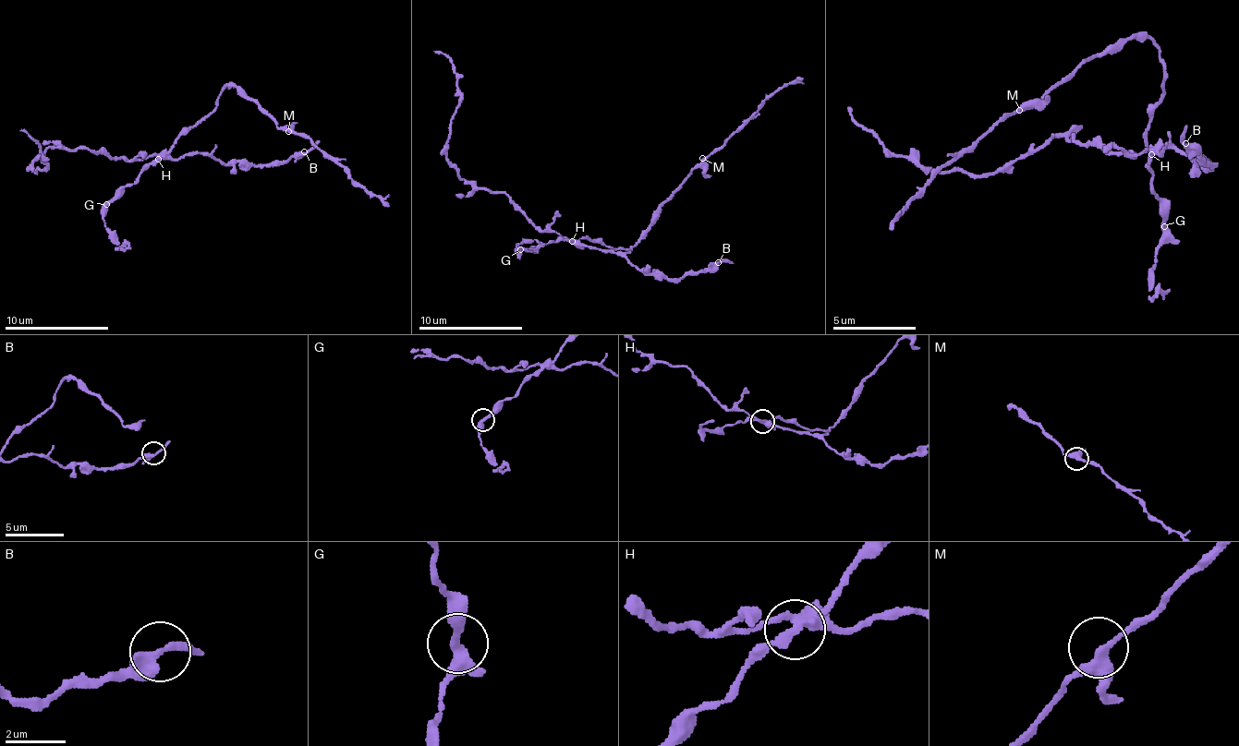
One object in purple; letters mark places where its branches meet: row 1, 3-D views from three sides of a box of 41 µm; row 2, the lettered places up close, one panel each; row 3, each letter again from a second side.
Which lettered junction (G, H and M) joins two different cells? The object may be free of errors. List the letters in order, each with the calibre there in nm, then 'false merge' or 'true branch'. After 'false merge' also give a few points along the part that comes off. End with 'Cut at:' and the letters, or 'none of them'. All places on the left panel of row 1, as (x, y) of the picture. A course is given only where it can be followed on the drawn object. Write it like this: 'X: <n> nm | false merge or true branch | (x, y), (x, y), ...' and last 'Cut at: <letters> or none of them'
G: 280 nm | true branch
H: 280 nm | false merge | (159, 160), (109, 160), (88, 149), (49, 147), (33, 162), (36, 173), (46, 164), (39, 144), (20, 128)
M: 320 nm | true branch
Cut at: H

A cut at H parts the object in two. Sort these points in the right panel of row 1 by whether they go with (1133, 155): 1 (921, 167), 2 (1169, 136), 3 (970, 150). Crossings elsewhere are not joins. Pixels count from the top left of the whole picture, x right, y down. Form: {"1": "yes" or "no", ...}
{"1": "yes", "2": "yes", "3": "no"}

